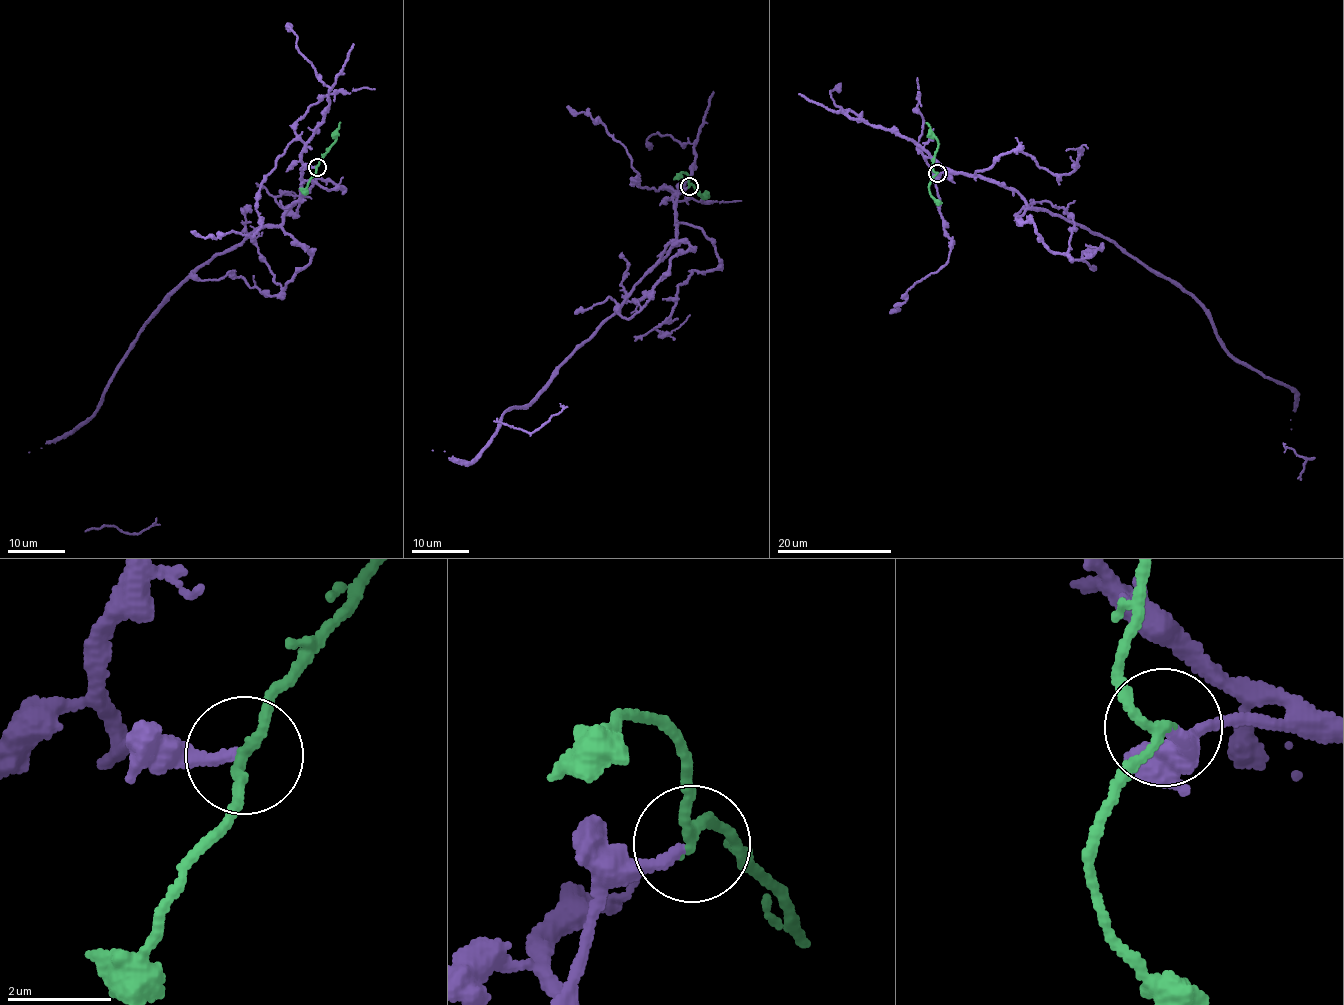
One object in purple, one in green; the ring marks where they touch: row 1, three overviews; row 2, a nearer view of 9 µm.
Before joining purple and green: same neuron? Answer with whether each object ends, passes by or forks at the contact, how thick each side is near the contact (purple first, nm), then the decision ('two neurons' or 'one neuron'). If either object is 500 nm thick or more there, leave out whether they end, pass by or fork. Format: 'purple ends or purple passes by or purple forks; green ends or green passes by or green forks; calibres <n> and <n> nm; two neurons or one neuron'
purple ends; green passes by; calibres 220 and 170 nm; one neuron

